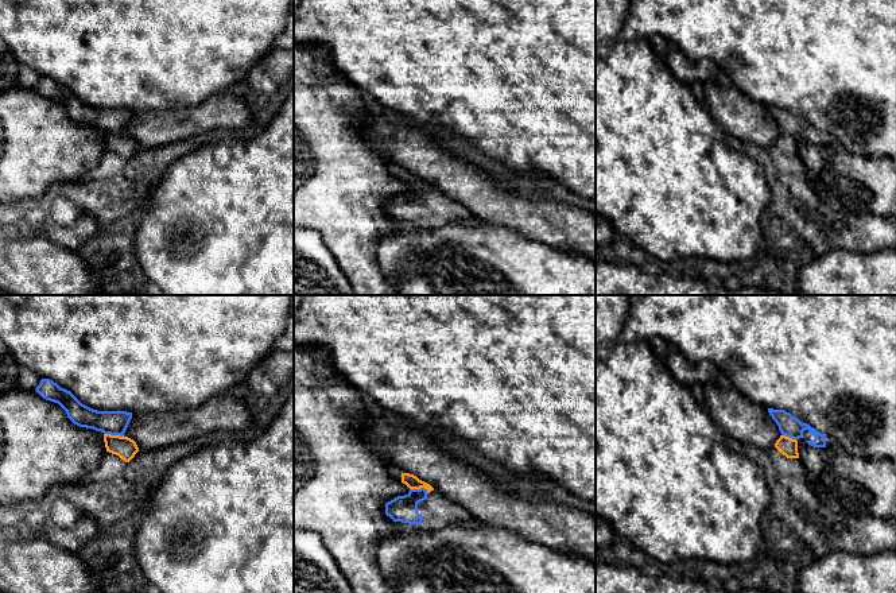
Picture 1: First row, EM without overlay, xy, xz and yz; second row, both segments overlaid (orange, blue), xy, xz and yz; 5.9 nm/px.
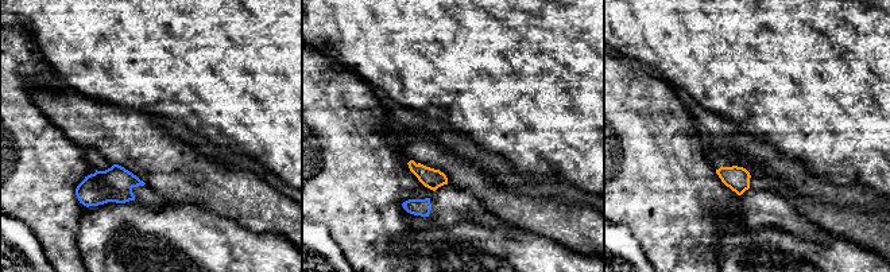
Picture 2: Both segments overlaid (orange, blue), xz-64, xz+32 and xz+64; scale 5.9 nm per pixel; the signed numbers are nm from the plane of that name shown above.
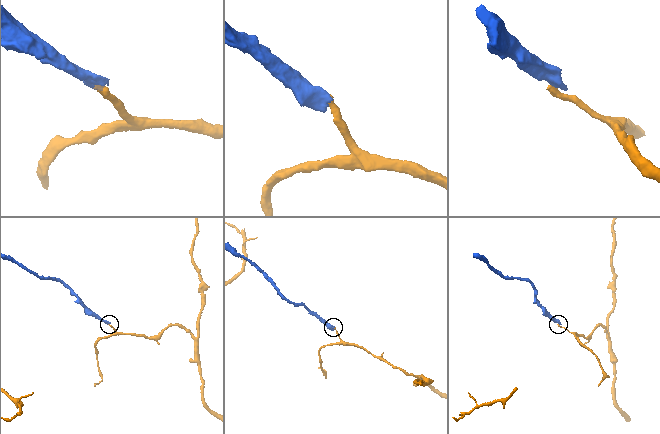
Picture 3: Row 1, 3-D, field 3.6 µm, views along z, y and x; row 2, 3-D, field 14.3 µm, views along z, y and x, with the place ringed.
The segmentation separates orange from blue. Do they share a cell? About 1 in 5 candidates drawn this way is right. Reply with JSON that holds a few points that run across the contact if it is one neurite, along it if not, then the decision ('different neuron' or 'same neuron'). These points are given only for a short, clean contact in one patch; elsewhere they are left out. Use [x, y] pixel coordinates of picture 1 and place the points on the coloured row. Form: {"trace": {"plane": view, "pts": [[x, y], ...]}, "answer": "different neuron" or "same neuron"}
{"trace": {"plane": "xz", "pts": [[410, 488], [425, 488], [429, 492]]}, "answer": "different neuron"}

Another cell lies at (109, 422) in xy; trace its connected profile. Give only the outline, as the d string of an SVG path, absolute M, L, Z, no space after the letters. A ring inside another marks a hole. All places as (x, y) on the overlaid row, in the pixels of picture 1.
M42 379L35 391L43 399L58 403L66 411L67 418L79 427L123 437L132 419L132 412L127 411L93 410L50 379Z

